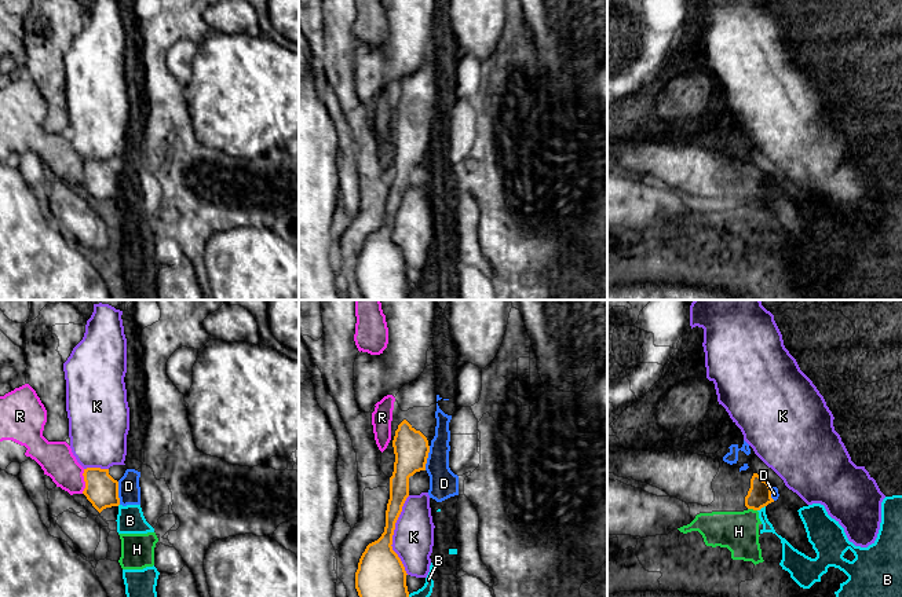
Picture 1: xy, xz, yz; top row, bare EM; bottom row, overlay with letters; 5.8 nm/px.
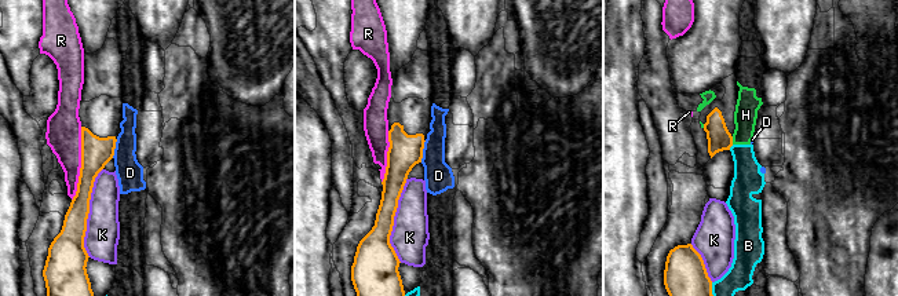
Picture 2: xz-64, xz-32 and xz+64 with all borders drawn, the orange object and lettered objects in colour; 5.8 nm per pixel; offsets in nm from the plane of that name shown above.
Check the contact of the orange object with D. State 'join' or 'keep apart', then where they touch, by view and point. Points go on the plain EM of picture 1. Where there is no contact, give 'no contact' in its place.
keep apart | xz (427, 149)

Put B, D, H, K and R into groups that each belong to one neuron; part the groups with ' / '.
B D H / K / R

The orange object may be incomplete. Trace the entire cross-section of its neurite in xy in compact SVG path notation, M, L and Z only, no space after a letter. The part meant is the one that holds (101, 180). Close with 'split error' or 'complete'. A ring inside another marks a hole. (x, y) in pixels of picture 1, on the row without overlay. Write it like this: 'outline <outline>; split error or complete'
outline M84 161L85 180L83 186L101 205L106 199L118 198L118 173L109 166L109 161Z; complete

